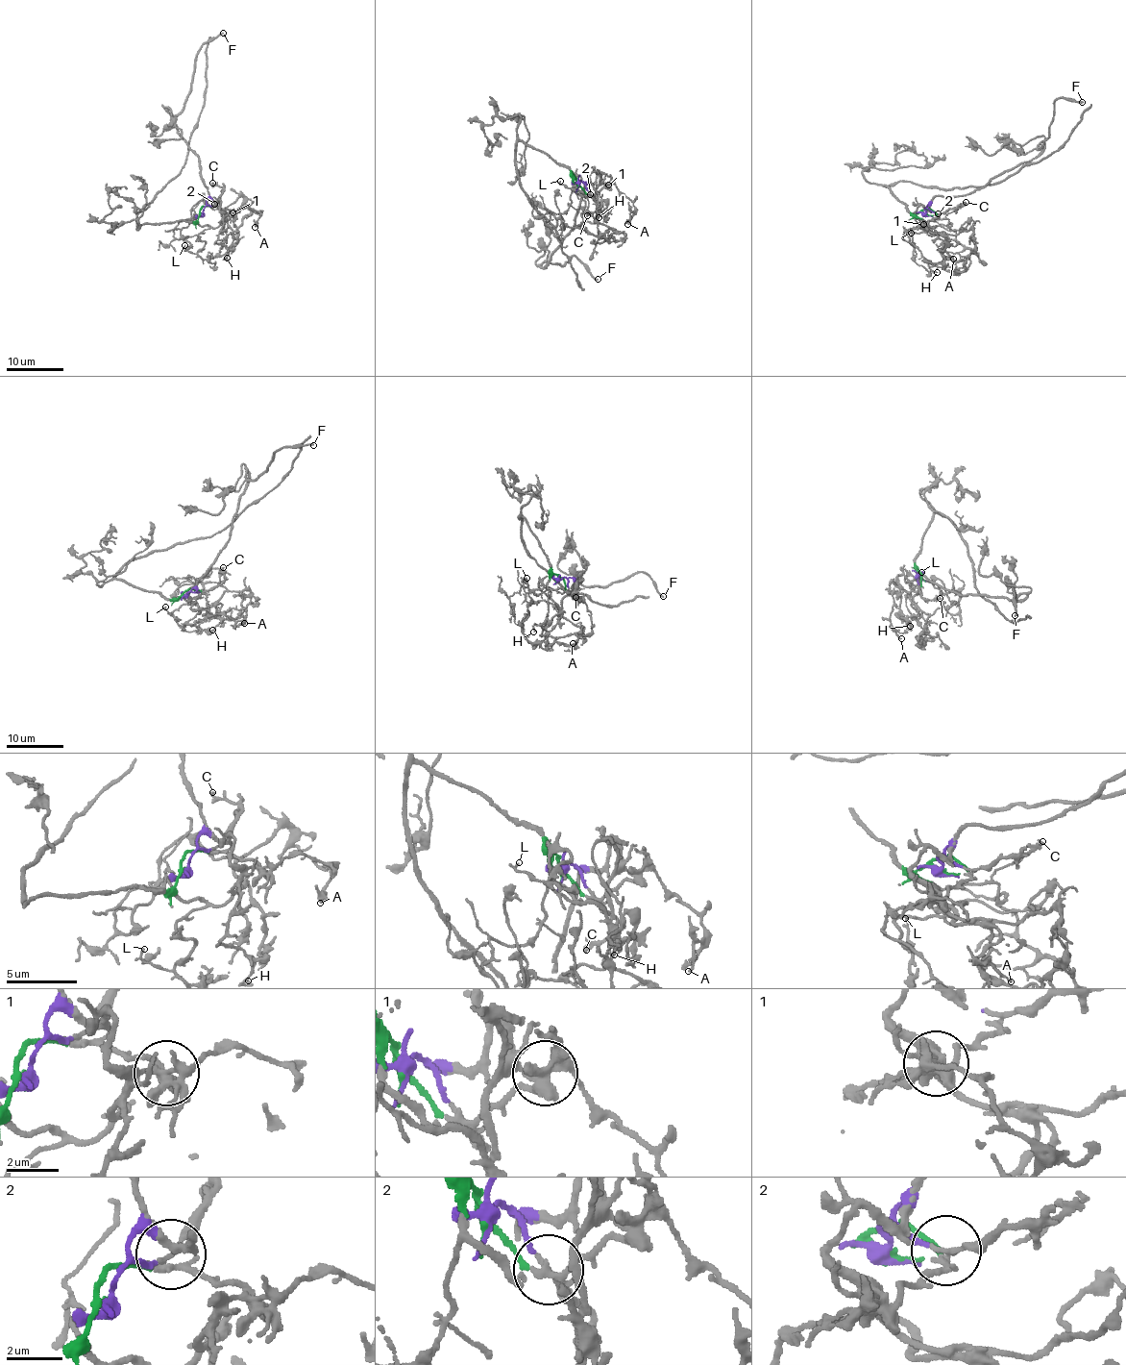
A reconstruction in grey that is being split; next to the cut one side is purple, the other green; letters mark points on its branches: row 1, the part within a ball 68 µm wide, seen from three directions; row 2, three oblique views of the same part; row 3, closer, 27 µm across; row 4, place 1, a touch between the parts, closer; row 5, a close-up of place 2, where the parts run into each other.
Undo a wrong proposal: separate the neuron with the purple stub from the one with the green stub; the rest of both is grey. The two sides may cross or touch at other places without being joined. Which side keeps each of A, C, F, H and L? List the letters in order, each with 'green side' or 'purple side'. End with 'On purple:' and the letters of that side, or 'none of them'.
A: purple side
C: purple side
F: purple side
H: purple side
L: green side
On purple: A, C, F, H

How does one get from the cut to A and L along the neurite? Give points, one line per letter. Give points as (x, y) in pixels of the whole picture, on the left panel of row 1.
A: (203, 213), (208, 199), (221, 202), (220, 211), (236, 213), (239, 209), (250, 208), (260, 212), (256, 226)
L: (203, 213), (198, 224), (208, 227), (198, 235), (197, 240), (205, 246), (195, 253), (184, 245)

